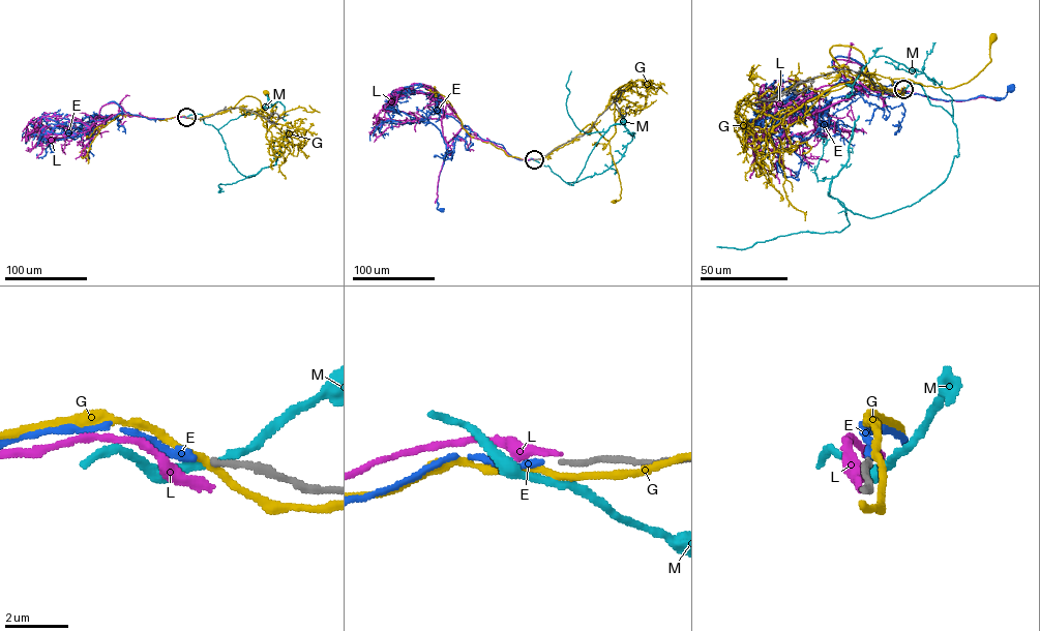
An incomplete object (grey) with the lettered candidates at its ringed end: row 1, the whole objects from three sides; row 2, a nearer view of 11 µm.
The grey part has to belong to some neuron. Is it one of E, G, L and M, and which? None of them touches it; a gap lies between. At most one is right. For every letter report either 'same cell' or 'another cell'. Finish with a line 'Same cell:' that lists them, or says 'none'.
E: same cell
G: another cell
L: another cell
M: another cell
Same cell: E

